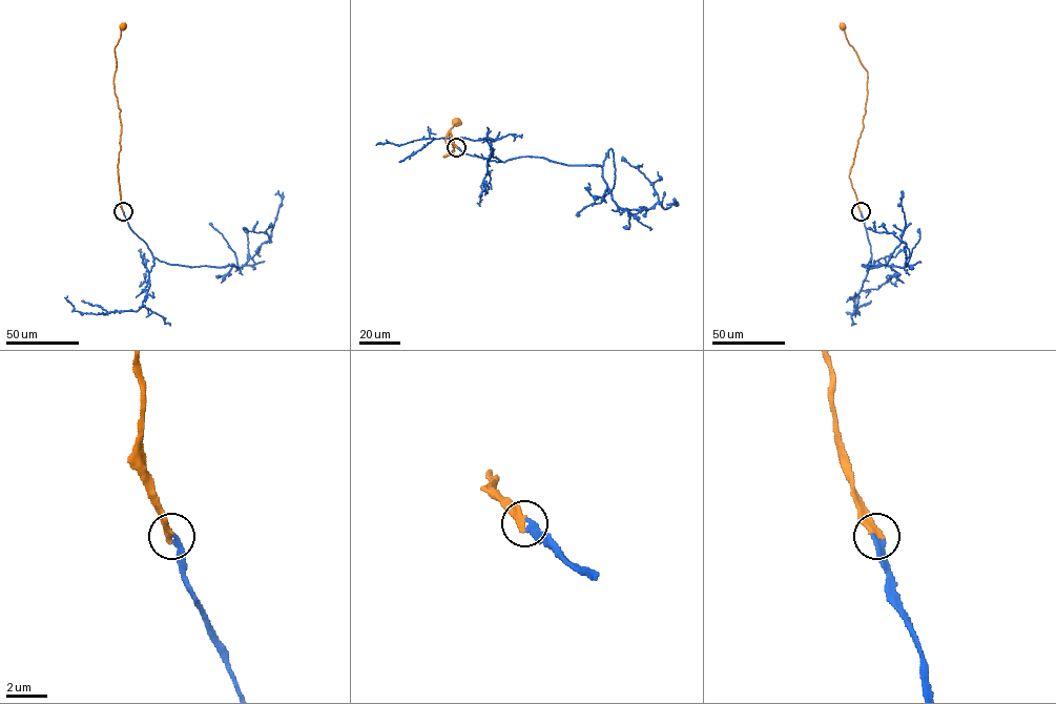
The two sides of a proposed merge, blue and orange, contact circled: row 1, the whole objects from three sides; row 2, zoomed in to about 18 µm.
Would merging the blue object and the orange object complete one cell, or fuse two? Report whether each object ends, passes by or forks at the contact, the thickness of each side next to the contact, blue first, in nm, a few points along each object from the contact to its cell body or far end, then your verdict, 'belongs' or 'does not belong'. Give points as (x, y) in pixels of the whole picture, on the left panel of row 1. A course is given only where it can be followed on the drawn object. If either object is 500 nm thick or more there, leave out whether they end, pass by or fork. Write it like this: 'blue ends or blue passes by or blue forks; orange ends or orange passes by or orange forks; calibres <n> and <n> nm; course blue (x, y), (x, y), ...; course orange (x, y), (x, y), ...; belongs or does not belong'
blue ends; orange ends; calibres 260 and 340 nm; course blue (123, 211), (130, 229), (161, 261), (240, 267), (270, 240), (282, 203), (282, 197), (275, 194); course orange (123, 211), (118, 165), (121, 110), (114, 79), (115, 47), (123, 25); belongs

